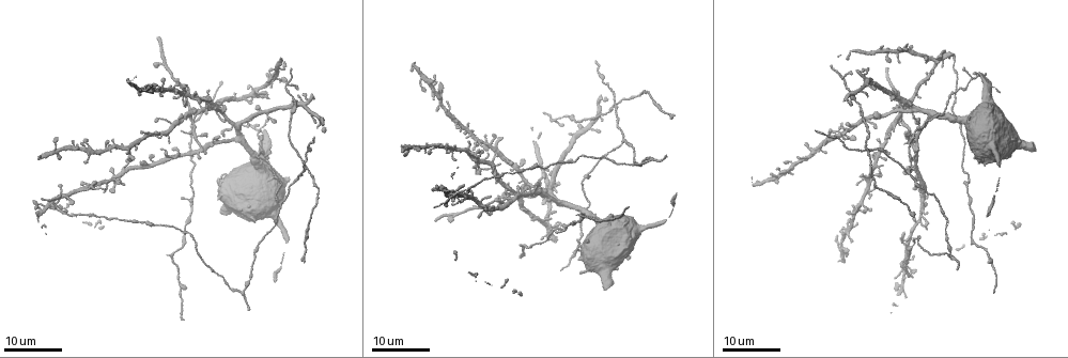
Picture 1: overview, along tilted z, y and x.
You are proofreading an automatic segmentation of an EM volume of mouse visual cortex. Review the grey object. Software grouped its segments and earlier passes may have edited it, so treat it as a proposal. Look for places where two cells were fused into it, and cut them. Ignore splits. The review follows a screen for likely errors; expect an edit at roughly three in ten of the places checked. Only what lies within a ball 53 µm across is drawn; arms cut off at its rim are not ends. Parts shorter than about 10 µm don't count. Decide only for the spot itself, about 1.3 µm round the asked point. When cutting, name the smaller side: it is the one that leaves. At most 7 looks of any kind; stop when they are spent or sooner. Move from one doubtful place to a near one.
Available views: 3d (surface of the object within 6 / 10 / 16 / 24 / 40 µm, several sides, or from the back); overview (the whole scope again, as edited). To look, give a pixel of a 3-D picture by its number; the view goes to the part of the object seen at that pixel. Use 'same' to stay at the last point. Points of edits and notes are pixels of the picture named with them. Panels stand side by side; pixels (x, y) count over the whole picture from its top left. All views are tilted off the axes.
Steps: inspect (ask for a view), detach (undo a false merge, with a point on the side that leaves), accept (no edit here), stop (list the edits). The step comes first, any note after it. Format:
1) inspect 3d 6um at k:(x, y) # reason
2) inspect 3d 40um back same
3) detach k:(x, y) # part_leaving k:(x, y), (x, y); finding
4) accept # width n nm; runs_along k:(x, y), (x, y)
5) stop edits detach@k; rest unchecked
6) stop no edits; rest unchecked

inspect 3d 16um at 1:(56, 199) # two arms in line, one across

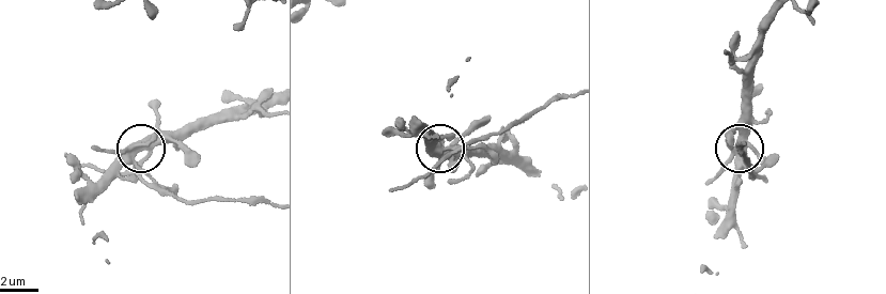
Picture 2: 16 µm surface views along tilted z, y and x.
inspect 3d 10um at 2:(140, 149)

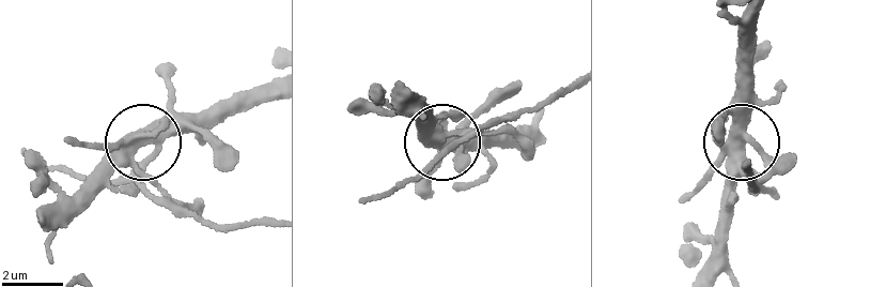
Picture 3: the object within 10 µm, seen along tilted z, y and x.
accept # width 420 nm; one cell here

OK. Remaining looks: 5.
inspect 3d 16um at 1:(481, 205) # looks like a crossing

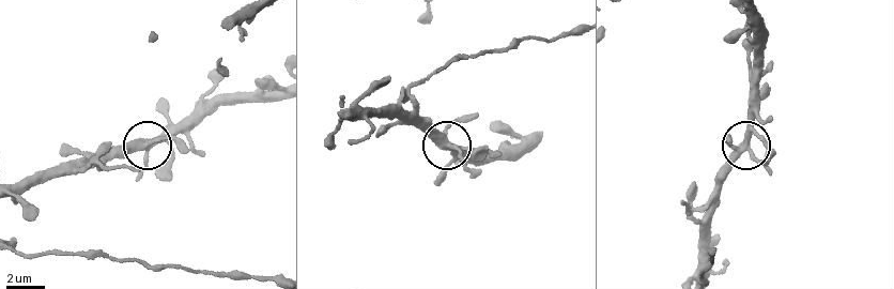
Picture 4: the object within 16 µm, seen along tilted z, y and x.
inspect 3d 10um at 4:(743, 147)

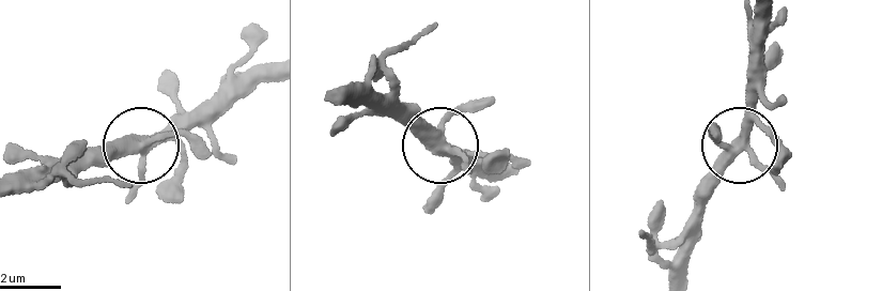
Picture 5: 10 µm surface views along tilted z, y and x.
accept # width 340 nm; runs_along 5:(754, 14), (740, 138), (717, 170), (700, 227); one cell here

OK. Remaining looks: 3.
inspect 3d 16um at 1:(198, 147)

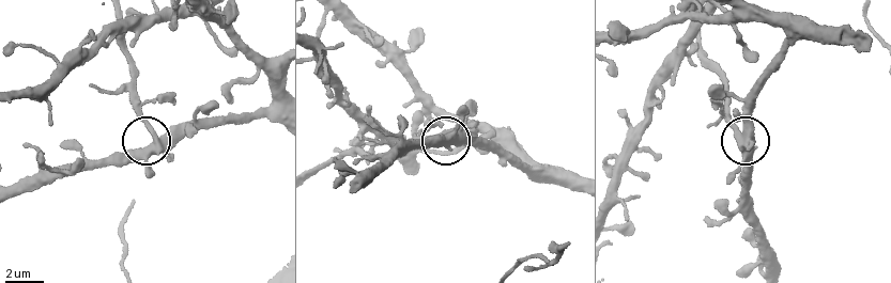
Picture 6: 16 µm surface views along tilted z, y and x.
inspect 3d 6um at 6:(152, 142)

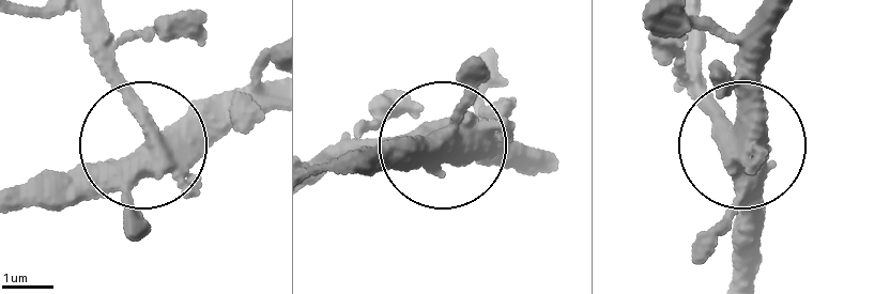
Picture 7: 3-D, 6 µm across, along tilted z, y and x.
detach 7:(121, 76) # arms 3; part_leaving 7:(162, 150), (102, 24); a second cell is stuck on

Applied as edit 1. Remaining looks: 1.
stop edits detach@7; rest unchecked

